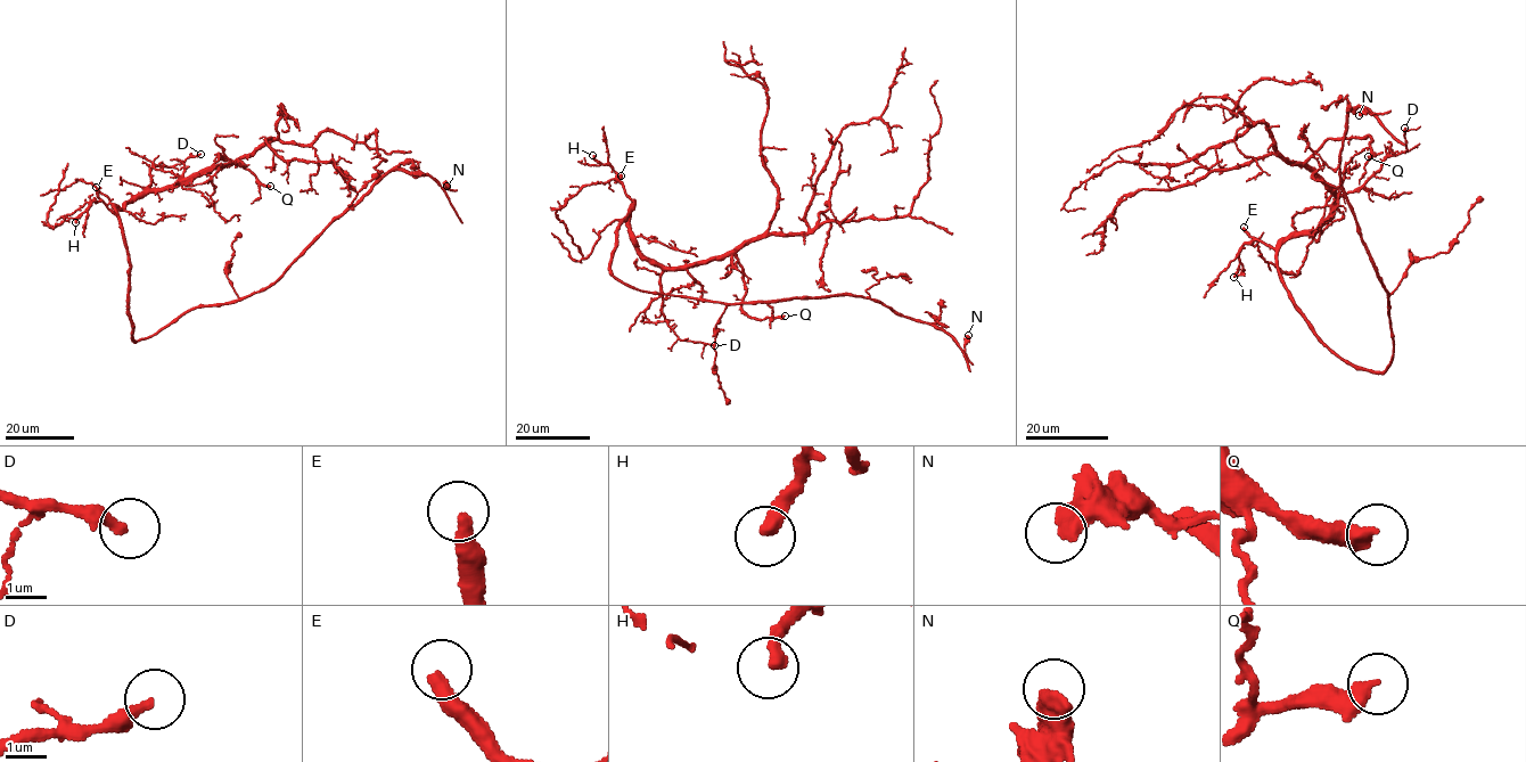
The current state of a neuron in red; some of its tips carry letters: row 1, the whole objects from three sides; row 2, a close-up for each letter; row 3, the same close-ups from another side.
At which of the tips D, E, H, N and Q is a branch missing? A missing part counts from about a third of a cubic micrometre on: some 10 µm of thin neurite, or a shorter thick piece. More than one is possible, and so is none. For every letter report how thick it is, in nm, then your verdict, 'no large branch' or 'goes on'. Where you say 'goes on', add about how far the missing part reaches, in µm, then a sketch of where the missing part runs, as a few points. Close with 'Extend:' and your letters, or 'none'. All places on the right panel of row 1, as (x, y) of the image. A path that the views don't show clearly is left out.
D: 280 nm thick; no large branch
E: 360 nm thick; goes on; about 90 µm are missing
H: 360 nm thick; goes on; about 7 µm are missing; missing branch runs (1233, 277), (1225, 286), (1213, 288)
N: 600 nm thick; no large branch
Q: 360 nm thick; no large branch
Extend: E, H

